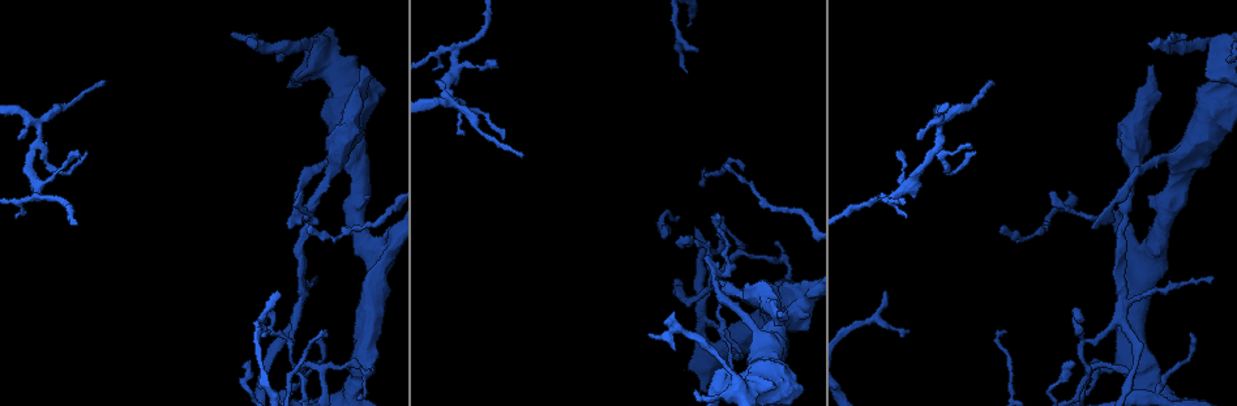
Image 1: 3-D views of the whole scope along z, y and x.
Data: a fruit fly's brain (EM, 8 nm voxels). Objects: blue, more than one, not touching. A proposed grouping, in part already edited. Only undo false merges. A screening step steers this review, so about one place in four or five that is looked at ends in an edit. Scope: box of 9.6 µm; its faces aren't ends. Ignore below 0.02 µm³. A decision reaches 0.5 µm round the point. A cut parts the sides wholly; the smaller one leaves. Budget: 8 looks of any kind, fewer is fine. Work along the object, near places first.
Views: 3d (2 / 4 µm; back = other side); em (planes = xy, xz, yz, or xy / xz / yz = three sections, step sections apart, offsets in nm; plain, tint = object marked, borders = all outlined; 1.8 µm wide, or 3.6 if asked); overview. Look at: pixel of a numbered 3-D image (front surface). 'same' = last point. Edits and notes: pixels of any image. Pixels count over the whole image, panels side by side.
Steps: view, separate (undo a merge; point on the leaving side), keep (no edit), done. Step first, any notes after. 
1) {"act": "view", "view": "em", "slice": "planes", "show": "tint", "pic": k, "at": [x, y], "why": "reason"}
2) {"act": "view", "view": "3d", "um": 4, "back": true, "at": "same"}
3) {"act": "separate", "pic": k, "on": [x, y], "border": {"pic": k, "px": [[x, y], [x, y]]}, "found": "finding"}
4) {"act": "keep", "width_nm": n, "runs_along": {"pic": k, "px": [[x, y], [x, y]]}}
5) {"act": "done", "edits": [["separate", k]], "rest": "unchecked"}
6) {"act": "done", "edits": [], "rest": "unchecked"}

{"act": "view", "view": "3d", "um": 2, "back": true, "pic": 1, "at": [456, 100], "why": "sharp bend"}

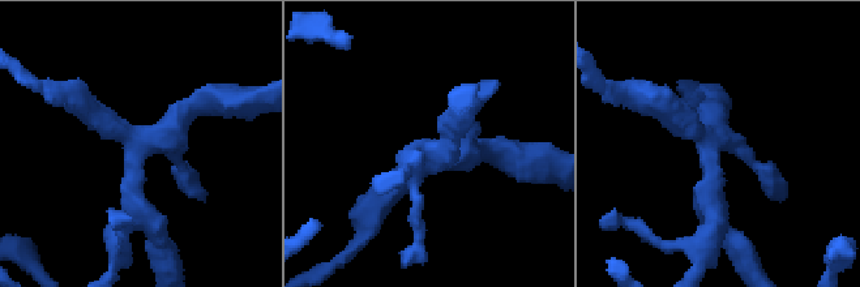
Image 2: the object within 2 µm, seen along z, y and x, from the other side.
{"act": "view", "view": "em", "slice": "xy", "step": 16, "show": "tint", "pic": 2, "at": [711, 160]}

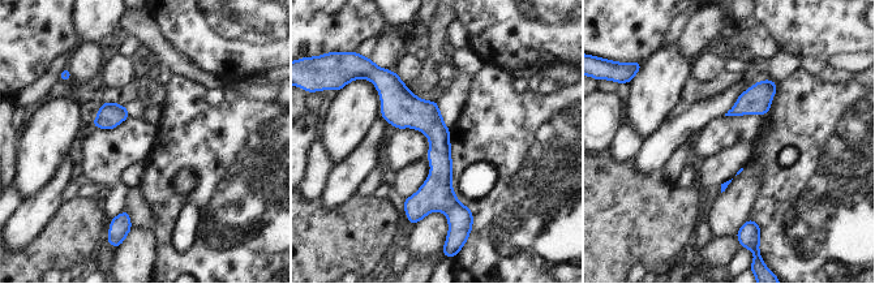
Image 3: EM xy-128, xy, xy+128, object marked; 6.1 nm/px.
{"act": "view", "view": "em", "slice": "planes", "show": "borders", "at": "same"}

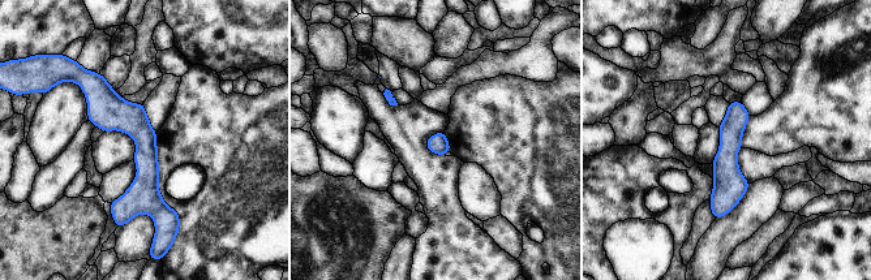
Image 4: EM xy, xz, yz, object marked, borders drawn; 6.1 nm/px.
{"act": "keep", "runs_along": {"pic": 4, "px": [[98, 78], [145, 137], [158, 218]]}, "found": "all the same neuron"}

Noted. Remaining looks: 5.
{"act": "view", "view": "3d", "um": 2, "back": true, "pic": 1, "at": [454, 55], "why": "two arms in line, one across"}

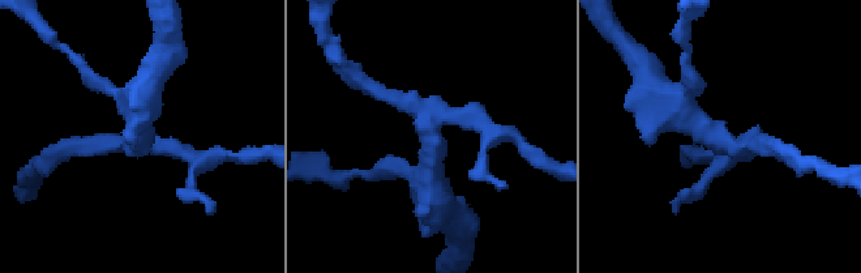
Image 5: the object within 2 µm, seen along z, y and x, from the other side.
{"act": "view", "view": "em", "slice": "yz", "step": 16, "show": "tint", "pic": 5, "at": [138, 146], "why": "need the tissue"}

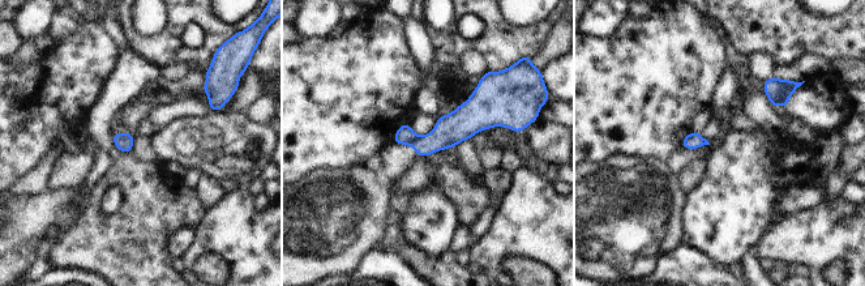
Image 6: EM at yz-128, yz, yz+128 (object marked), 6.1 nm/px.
{"act": "separate", "pic": 6, "on": [405, 135], "width_nm": 40, "border": {"pic": 6, "px": [[418, 137], [410, 144]]}, "found": "a second neuron is stuck on"}

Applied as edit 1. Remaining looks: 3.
{"act": "view", "view": "overview", "why": "redraw"}

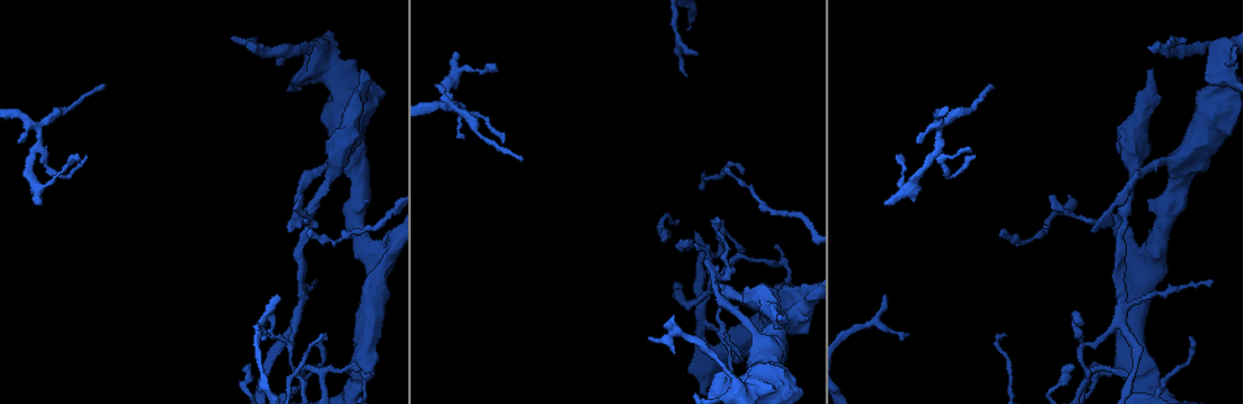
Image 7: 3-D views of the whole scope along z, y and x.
{"act": "view", "view": "em", "slice": "planes", "show": "plain", "pic": 7, "at": [310, 208], "why": "sudden change in width"}

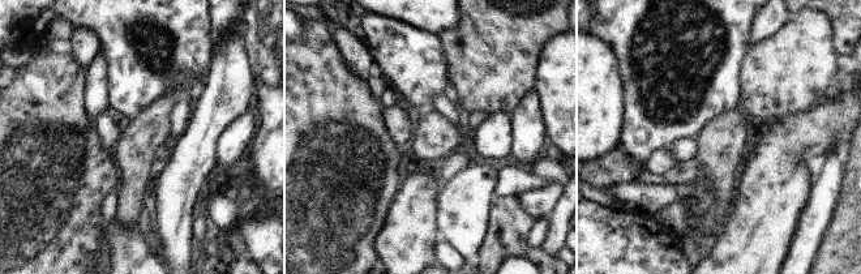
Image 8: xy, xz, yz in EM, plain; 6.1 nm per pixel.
{"act": "view", "view": "em", "slice": "planes", "show": "tint", "at": "same", "why": "where the object lies"}

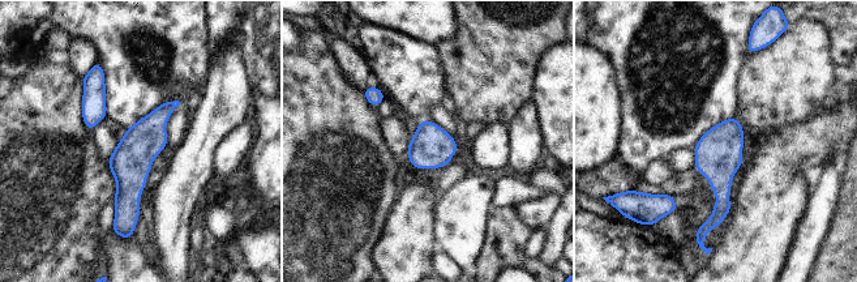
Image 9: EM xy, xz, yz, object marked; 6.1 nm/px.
{"act": "keep", "runs_along": {"pic": 9, "px": [[172, 105], [132, 157], [129, 225]]}, "found": "one neuron here"}

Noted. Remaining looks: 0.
{"act": "done", "edits": [["separate", 6]], "rest": "unchecked"}

